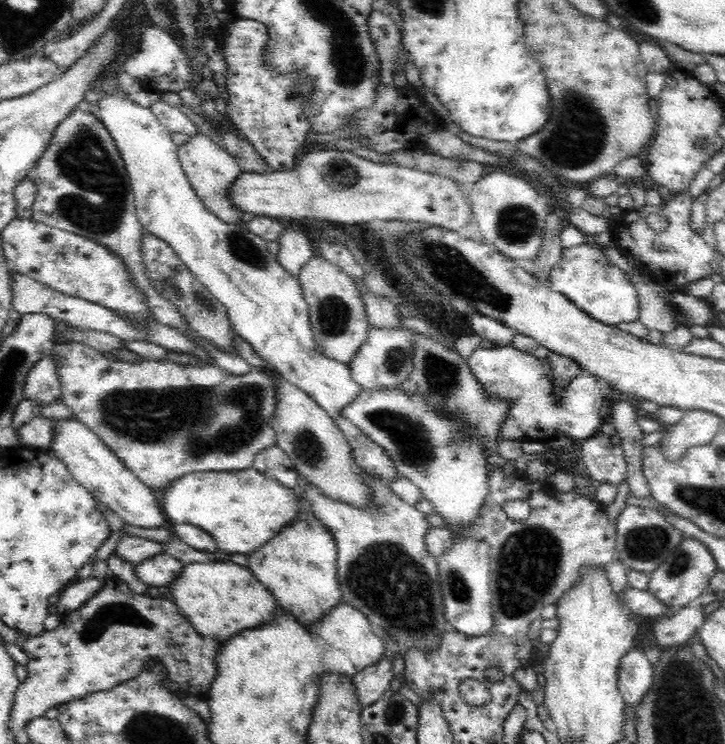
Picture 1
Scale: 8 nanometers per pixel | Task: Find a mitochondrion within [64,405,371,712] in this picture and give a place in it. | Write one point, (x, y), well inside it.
(93, 629)

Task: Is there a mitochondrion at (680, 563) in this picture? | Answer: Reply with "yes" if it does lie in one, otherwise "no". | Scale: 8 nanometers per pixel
yes

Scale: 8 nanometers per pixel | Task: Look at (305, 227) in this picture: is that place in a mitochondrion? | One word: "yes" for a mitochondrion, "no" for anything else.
no

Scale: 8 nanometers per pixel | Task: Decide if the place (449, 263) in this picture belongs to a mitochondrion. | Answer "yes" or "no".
yes

